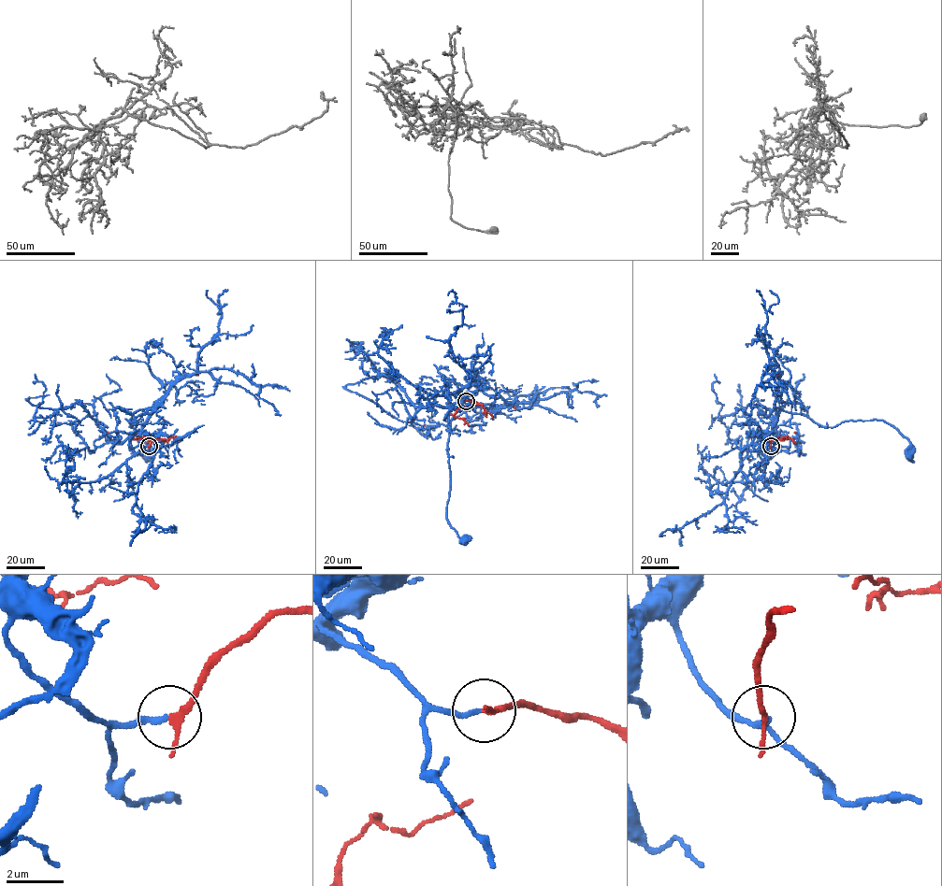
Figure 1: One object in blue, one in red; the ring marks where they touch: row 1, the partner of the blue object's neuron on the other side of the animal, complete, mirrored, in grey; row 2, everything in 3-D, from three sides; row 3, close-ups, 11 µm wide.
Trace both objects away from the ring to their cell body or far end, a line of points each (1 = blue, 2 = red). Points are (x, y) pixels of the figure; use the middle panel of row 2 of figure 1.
1: (466, 401), (455, 395), (469, 407), (457, 412), (451, 421), (446, 513), (448, 522), (465, 539)
2: (466, 401), (480, 404), (493, 417), (514, 407), (515, 408)

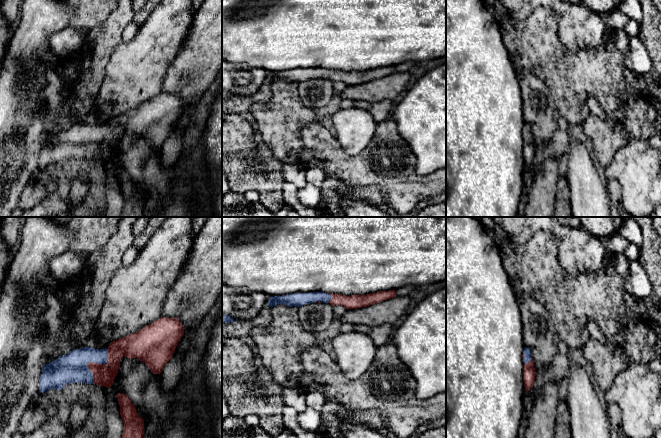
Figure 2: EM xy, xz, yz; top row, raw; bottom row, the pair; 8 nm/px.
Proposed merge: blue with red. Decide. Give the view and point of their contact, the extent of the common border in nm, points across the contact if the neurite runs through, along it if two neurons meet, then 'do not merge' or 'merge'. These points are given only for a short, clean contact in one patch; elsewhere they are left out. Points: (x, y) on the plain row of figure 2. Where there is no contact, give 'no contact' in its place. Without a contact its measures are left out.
xy (93, 138) | 300 nm | do not merge

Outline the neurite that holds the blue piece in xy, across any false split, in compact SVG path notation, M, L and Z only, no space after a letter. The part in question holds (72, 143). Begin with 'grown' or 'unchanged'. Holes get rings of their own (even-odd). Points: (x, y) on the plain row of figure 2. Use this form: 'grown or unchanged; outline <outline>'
unchanged; outline M84 123L72 126L55 137L43 141L39 157L39 168L49 165L60 167L66 160L94 160L94 151L87 140L90 138L104 141L107 139L108 125Z

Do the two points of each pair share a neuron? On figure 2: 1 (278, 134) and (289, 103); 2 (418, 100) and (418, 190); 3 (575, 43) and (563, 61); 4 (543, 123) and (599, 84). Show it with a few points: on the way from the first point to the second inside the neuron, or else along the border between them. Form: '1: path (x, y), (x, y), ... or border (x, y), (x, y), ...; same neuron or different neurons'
1: path (278, 126), (278, 114), (281, 111); same neuron
2: border (411, 151), (417, 173), (435, 171); different neurons
3: border (558, 30), (558, 36), (568, 50), (592, 50); different neurons
4: border (548, 89), (558, 111); different neurons

